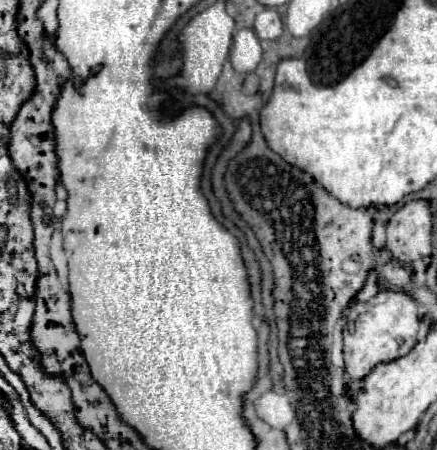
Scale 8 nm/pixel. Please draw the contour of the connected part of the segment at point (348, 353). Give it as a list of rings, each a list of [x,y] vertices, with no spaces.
[[[379,289],[377,295],[365,303],[353,301],[343,329],[343,357],[351,379],[363,379],[375,365],[407,355],[417,343],[419,323],[419,303],[403,291]]]

